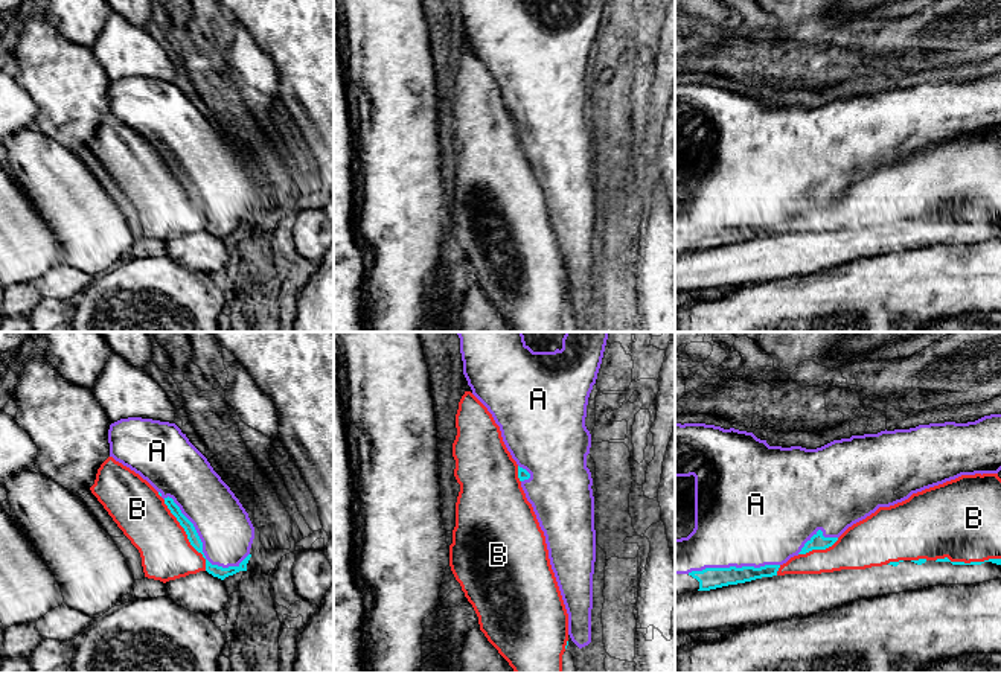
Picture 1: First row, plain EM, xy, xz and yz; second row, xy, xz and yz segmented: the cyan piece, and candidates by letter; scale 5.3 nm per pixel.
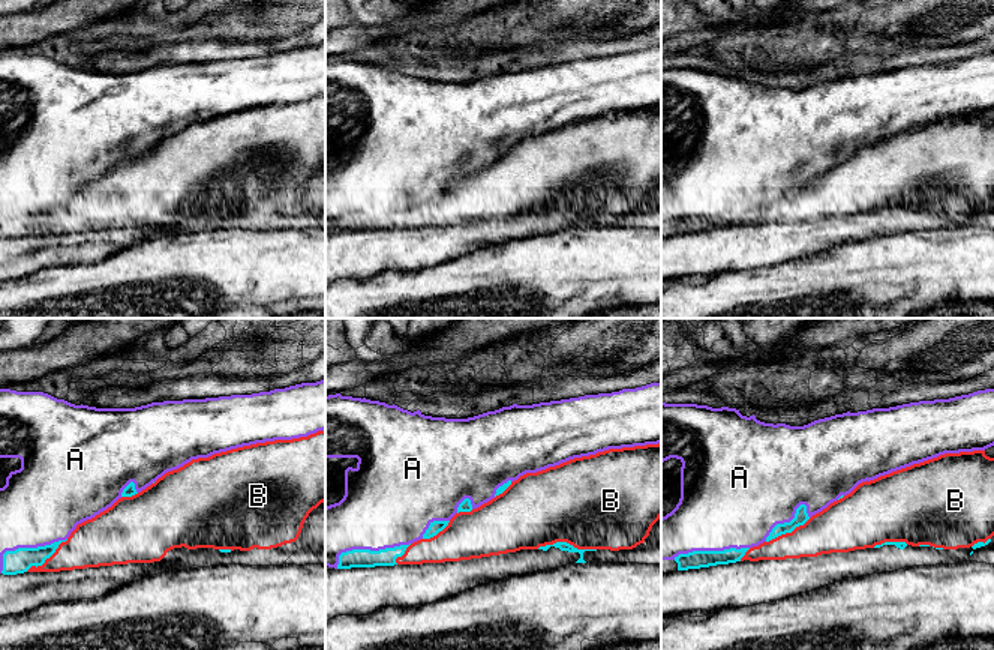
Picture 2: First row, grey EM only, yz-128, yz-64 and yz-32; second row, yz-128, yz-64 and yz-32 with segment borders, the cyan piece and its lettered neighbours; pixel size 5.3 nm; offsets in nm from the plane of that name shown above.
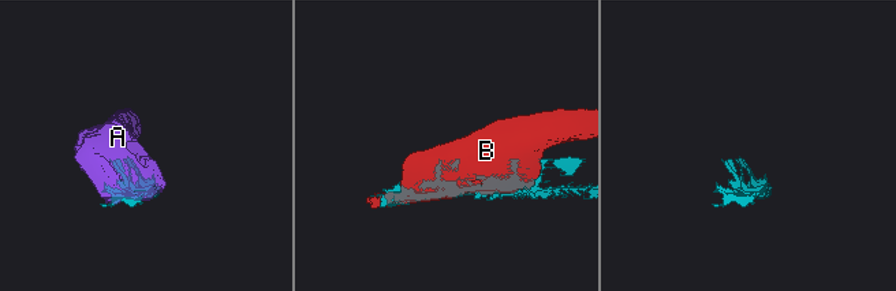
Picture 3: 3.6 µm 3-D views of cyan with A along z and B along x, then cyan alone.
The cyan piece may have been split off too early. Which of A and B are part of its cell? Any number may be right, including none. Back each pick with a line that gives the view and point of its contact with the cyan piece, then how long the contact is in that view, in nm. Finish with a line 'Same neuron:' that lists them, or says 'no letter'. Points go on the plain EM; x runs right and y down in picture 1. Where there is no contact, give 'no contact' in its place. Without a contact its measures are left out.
Same neuron: no letter

